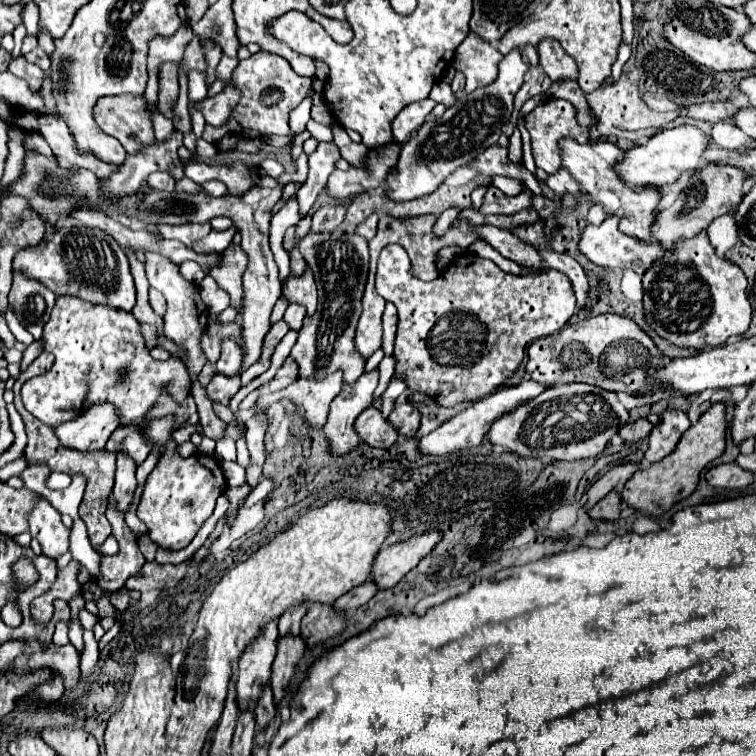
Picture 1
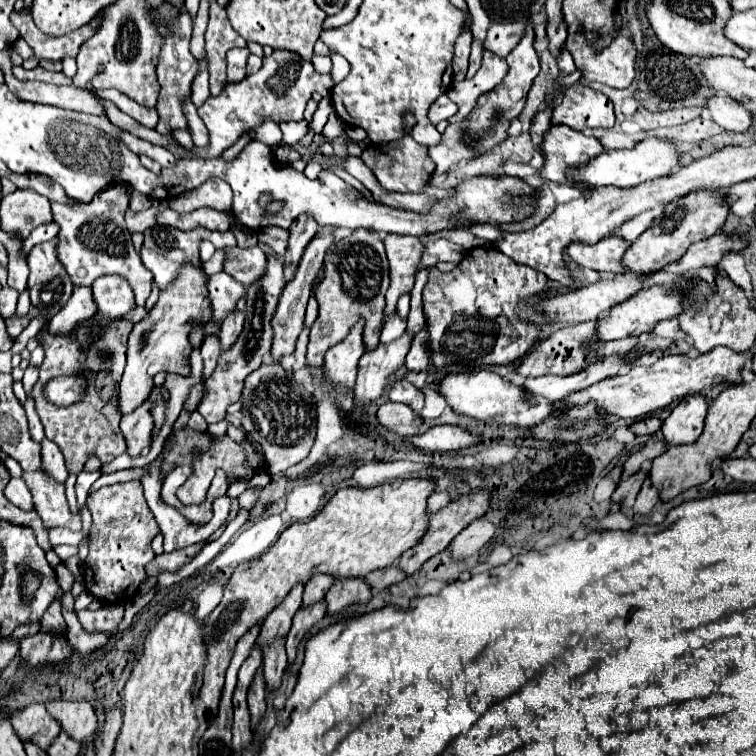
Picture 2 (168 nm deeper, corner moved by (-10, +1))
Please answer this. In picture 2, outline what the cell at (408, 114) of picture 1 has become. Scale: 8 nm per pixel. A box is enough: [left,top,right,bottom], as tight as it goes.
[428,93,458,125]

